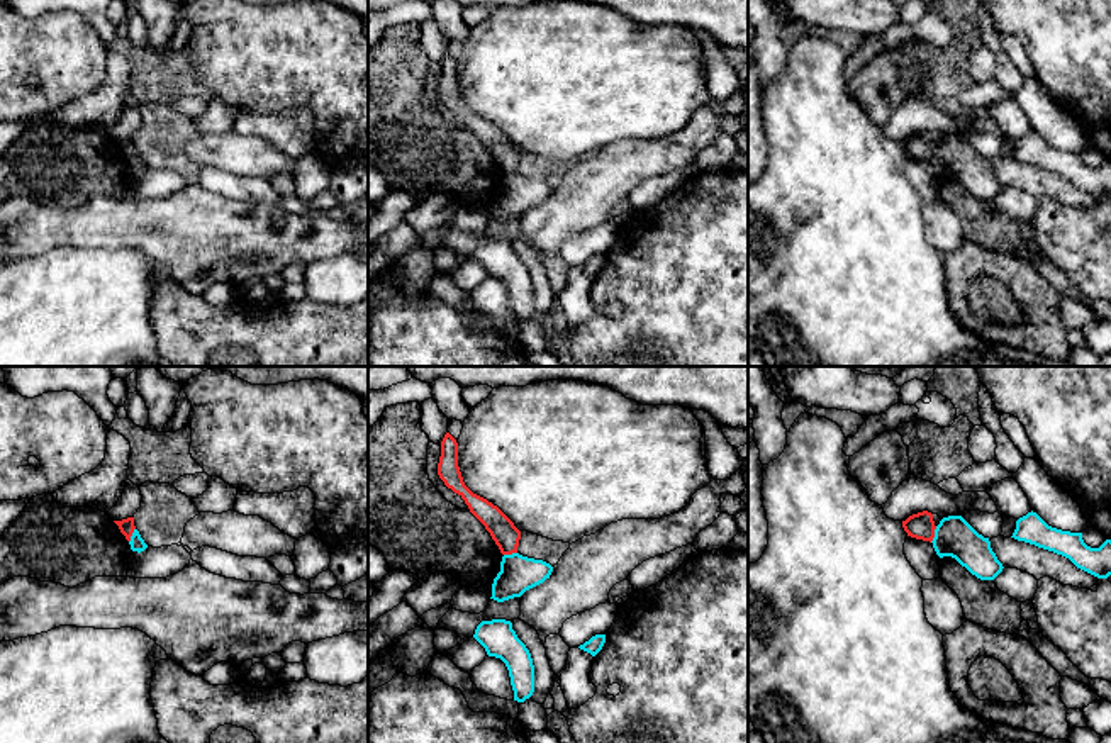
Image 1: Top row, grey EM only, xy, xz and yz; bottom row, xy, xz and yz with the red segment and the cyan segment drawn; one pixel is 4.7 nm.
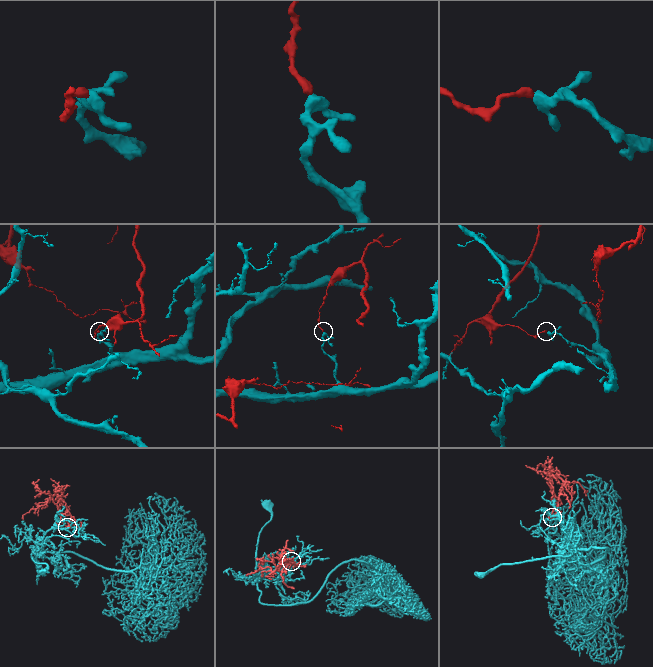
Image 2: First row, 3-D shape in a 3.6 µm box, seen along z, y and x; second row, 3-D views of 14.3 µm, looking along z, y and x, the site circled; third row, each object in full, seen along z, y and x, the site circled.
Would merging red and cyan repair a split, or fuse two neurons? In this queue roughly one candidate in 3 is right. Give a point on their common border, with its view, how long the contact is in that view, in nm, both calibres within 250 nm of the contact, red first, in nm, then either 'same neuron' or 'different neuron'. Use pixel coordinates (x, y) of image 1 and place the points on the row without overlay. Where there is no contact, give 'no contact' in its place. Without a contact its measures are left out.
yz (933, 155) | 90 nm | 130/190 nm | different neuron

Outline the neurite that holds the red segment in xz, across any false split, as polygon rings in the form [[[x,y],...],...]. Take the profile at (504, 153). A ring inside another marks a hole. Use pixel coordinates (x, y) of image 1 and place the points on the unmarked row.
[[[446,53],[441,61],[441,76],[438,83],[438,95],[448,109],[458,114],[470,132],[485,146],[502,175],[517,173],[521,151],[514,142],[492,122],[473,114],[463,102],[458,87],[458,63]]]

